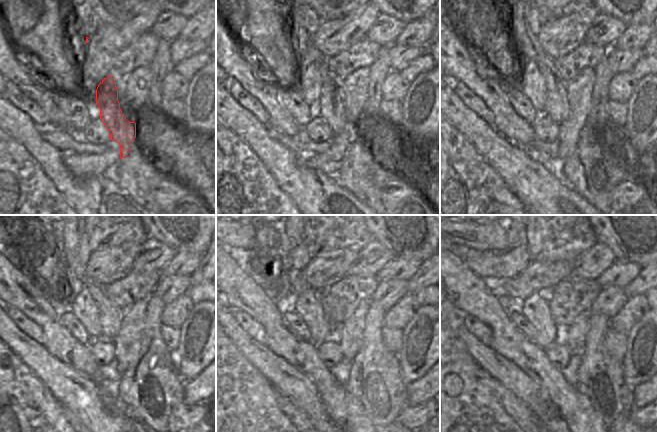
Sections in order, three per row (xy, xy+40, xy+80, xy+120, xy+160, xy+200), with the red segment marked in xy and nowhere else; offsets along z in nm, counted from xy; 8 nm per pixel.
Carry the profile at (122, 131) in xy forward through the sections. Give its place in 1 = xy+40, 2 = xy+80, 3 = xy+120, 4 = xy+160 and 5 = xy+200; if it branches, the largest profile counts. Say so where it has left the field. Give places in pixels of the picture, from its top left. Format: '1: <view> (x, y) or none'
1: xy+40 (331, 105)
2: xy+80 (525, 44)
3: xy+120 (110, 317)
4: xy+160 (295, 235)
5: xy+200 (516, 235)

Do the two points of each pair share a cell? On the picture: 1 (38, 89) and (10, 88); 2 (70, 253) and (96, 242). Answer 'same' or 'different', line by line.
1: different
2: different

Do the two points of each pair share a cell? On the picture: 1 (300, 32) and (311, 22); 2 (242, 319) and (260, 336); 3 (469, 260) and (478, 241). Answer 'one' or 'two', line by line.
1: two
2: one
3: two

